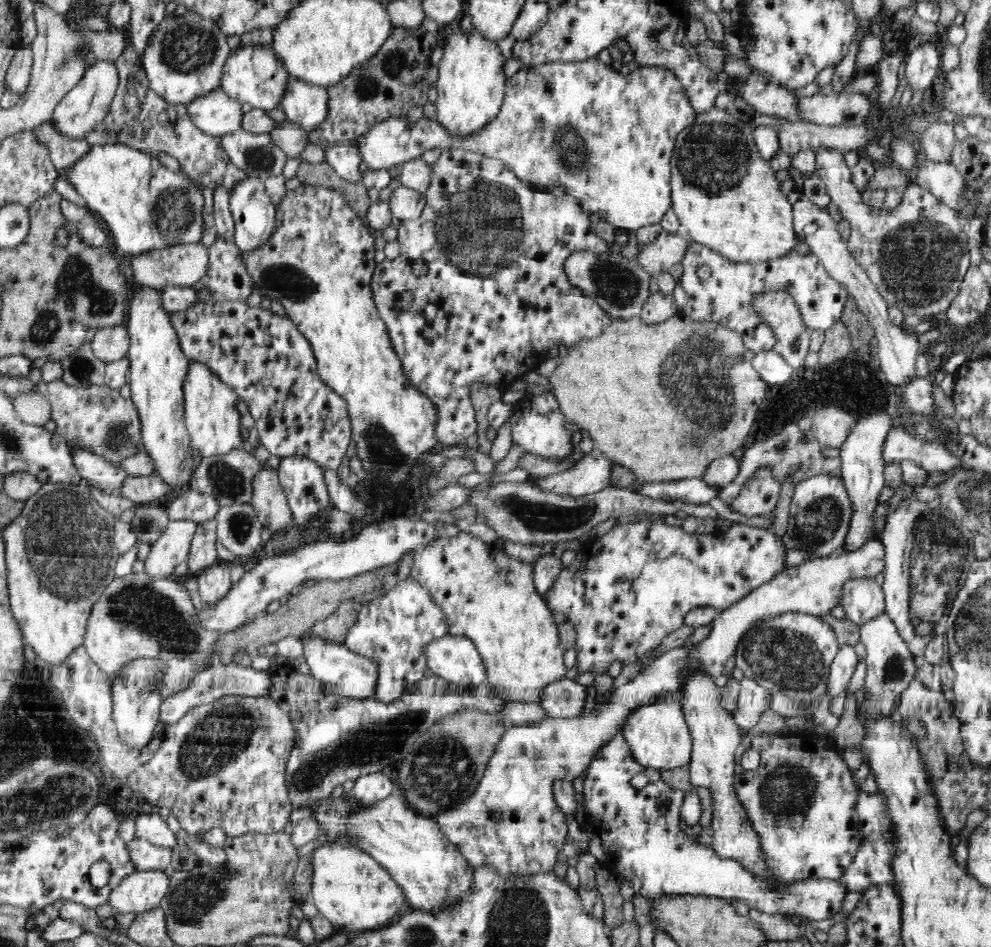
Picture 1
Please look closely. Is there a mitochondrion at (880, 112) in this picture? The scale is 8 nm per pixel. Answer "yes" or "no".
no

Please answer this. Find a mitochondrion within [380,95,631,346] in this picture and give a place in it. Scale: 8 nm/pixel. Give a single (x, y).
(479, 231)

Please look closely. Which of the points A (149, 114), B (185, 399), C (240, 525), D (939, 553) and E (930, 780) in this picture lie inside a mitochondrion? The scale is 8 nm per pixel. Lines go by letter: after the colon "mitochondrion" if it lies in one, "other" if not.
A: other
B: other
C: mitochondrion
D: mitochondrion
E: other

